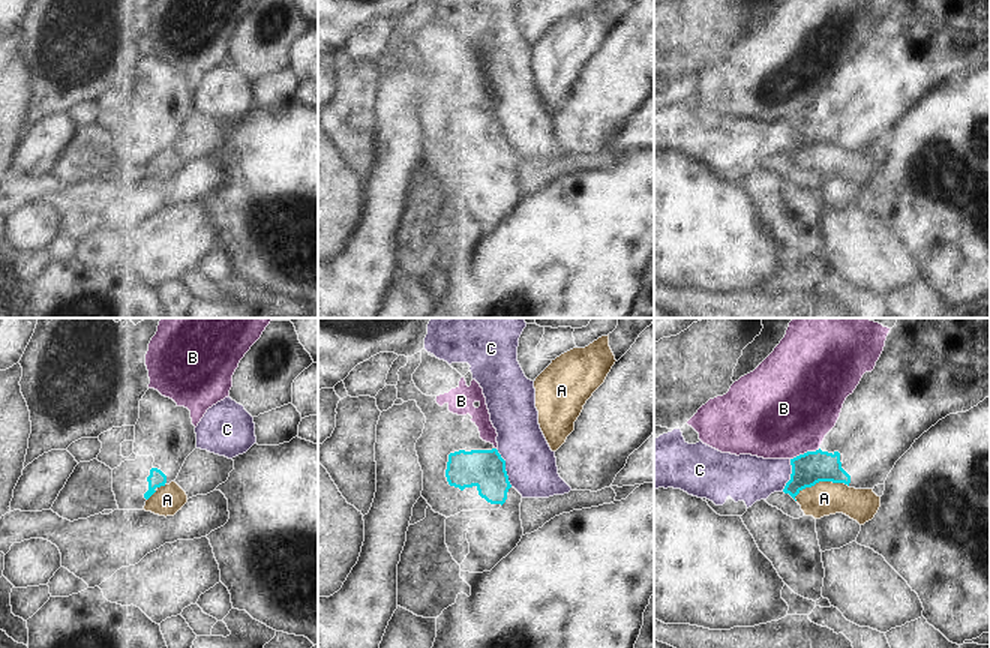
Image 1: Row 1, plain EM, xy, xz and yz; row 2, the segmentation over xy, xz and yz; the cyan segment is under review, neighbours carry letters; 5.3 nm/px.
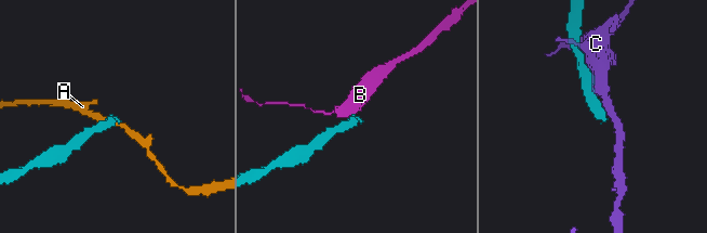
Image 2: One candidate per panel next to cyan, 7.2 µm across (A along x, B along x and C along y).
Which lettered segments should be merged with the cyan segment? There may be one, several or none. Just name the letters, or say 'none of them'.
none of them

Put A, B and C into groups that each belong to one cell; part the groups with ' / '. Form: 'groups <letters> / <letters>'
groups A / B / C

